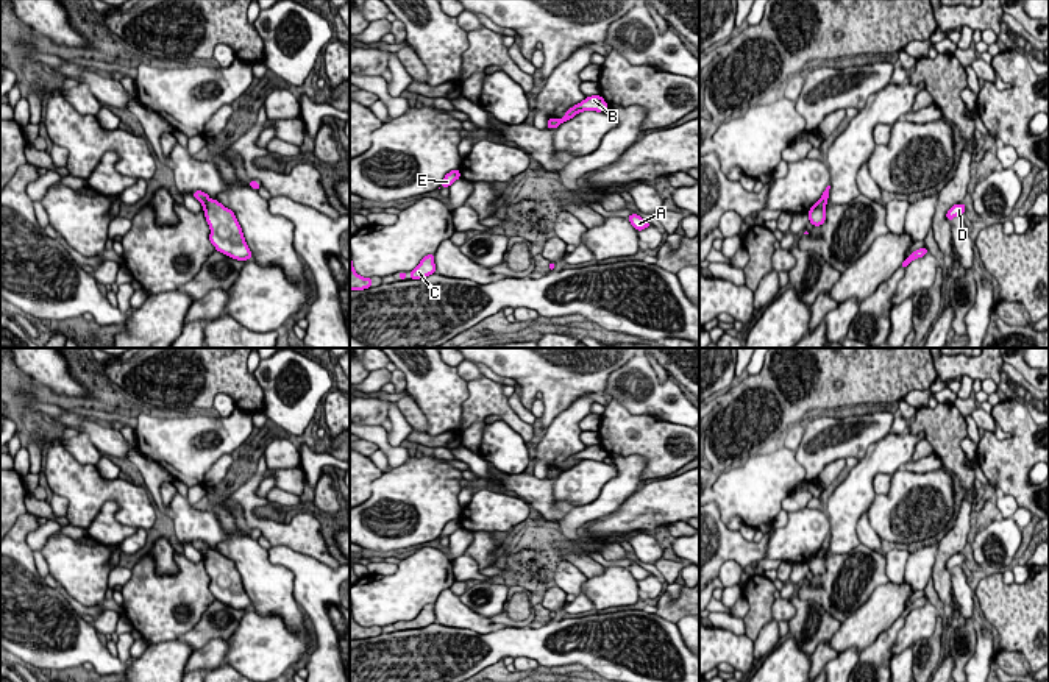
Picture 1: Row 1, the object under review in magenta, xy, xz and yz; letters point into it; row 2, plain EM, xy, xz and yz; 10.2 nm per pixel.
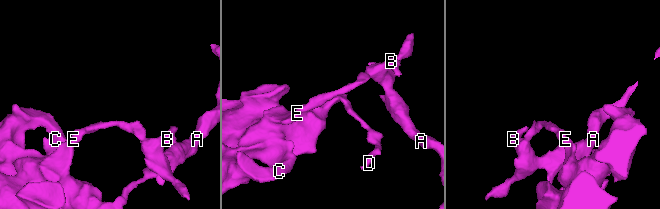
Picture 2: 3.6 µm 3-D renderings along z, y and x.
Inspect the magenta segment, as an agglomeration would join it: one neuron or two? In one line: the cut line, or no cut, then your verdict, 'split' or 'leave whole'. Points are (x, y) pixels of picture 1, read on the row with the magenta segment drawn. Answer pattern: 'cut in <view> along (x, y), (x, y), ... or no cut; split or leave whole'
cut in xy along (208, 198), (203, 205); split

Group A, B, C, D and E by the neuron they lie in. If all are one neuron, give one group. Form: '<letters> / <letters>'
A B / C D E

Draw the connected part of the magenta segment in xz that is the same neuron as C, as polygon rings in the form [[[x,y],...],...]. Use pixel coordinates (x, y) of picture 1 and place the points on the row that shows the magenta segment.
[[[428,254],[414,270],[411,270],[411,279],[426,278],[432,273],[436,273],[434,254]]]

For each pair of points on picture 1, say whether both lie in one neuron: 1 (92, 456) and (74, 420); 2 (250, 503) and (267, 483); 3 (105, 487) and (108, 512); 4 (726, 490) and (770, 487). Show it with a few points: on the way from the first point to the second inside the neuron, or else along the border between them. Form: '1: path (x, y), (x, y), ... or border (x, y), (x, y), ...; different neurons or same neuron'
1: border (78, 433), (85, 433), (102, 454); different neurons
2: border (266, 473), (258, 489), (261, 498); different neurons
3: border (135, 526), (106, 501), (86, 529); different neurons
4: path (737, 490), (754, 490), (759, 487); same neuron

